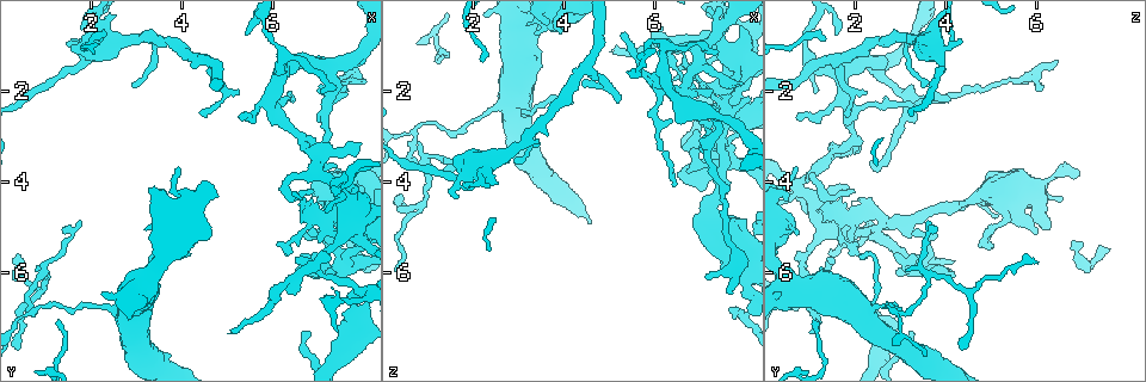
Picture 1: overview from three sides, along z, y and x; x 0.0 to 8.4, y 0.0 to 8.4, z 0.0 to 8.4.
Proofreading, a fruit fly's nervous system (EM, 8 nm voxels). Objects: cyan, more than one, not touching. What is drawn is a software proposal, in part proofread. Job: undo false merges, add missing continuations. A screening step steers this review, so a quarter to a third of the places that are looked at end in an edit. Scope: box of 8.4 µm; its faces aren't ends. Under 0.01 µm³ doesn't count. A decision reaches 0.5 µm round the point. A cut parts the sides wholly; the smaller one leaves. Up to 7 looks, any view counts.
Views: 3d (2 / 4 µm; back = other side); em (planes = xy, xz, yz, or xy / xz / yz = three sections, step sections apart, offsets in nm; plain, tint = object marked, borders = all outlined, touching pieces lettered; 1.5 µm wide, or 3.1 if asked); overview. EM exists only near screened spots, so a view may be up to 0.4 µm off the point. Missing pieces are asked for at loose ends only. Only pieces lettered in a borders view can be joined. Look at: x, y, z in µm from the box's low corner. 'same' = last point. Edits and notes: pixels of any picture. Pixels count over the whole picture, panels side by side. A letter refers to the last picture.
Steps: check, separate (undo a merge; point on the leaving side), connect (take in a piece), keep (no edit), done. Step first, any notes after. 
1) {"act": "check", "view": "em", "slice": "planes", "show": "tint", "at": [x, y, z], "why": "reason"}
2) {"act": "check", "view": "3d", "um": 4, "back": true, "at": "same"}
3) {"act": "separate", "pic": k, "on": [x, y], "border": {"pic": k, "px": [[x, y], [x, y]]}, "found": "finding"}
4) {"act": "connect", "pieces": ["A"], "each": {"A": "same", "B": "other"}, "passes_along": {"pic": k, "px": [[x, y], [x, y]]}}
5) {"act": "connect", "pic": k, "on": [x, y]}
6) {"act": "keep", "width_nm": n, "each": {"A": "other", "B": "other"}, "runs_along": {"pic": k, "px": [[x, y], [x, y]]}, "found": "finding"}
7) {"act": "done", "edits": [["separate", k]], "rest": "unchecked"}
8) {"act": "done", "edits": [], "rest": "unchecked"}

{"act": "check", "view": "em", "slice": "yz", "step": 4, "show": "tint", "at": [2.95, 1.85, 3.60], "why": "thin end"}

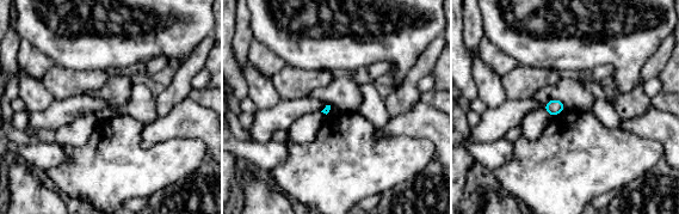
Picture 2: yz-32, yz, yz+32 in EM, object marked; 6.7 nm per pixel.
{"act": "check", "view": "em", "slice": "xz", "step": 4, "show": "borders", "at": "same"}

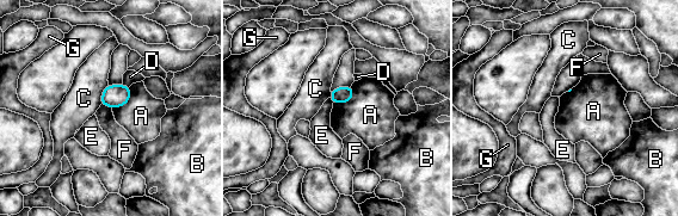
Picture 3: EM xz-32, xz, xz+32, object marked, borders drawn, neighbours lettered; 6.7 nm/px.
{"act": "keep", "longest_contact_nm": ["A", 170], "each": {"A": "other", "B": "other", "C": "other", "D": "other", "E": "other", "F": "other", "G": "other"}, "found": "none of them fits"}

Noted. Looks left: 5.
{"act": "check", "view": "3d", "um": 2, "at": [0.70, 6.95, 2.85], "why": "sharp bend"}

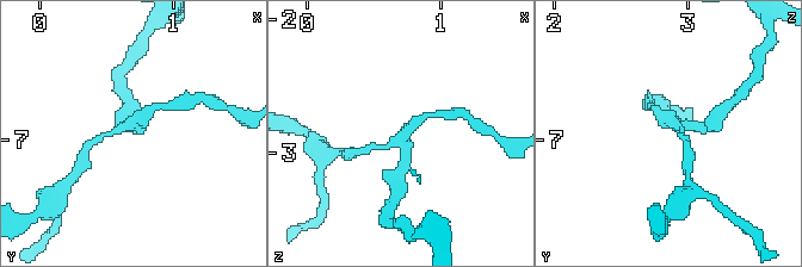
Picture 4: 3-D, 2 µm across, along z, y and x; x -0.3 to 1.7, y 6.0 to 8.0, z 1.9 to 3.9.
{"act": "check", "view": "em", "slice": "xy", "step": 4, "show": "tint", "at": [0.68, 6.90, 2.90], "arms": 3, "why": "need the tissue"}

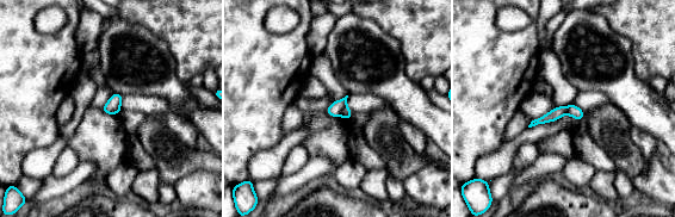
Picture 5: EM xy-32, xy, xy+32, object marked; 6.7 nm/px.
{"act": "check", "view": "em", "slice": "xy", "step": 4, "show": "borders", "at": "same", "why": "see the neighbours"}

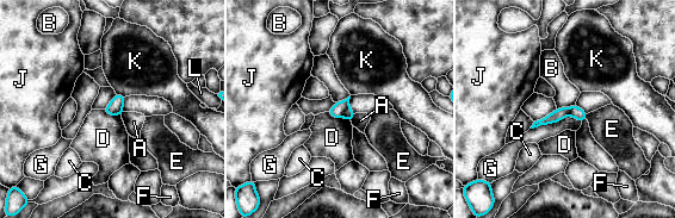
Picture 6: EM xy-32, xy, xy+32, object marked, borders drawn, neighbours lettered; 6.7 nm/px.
{"act": "separate", "pic": 6, "on": [348, 114], "width_nm": 80, "longest_contact_nm": ["G", 340], "each": {"A": "other", "B": "other", "C": "other", "D": "other", "E": "other", "F": "other", "G": "other", "J": "other", "K": "other", "L": "other"}, "found": "a second neuron is stuck on"}

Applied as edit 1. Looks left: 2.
{"act": "check", "view": "em", "slice": "yz", "step": 8, "show": "tint", "at": [5.10, 7.20, 1.20], "why": "tapers out"}

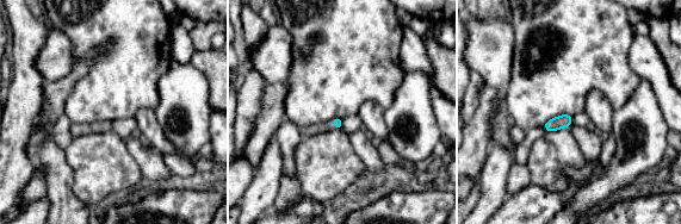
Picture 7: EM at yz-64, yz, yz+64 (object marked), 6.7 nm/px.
{"act": "check", "view": "em", "slice": "planes", "show": "borders", "at": "same"}

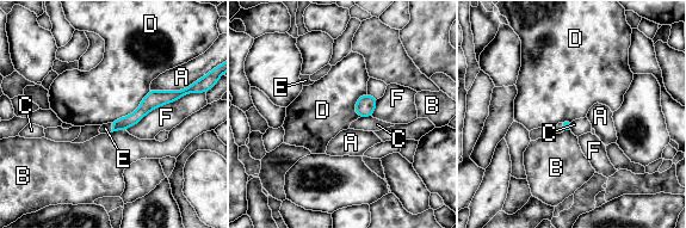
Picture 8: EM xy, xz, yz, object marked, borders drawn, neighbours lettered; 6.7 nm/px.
{"act": "connect", "pieces": ["E"], "width_nm": 70, "each": {"A": "other", "B": "other", "C": "other", "D": "other", "E": "same", "F": "other"}, "passes_along": {"pic": 8, "px": [[135, 117], [112, 128], [105, 128]]}, "found": "it goes on there"}

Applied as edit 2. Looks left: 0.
{"act": "done", "edits": [["separate", 6], ["connect", 8]], "rest": "unchecked"}

